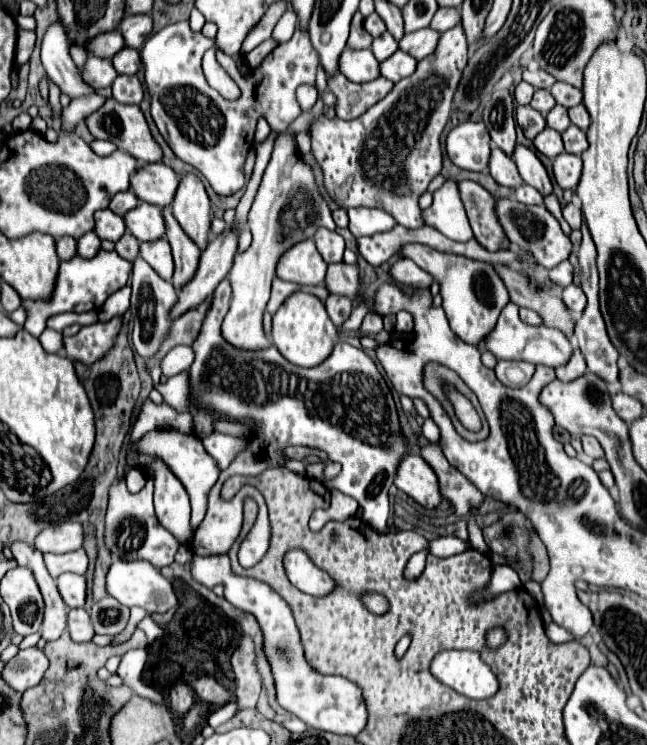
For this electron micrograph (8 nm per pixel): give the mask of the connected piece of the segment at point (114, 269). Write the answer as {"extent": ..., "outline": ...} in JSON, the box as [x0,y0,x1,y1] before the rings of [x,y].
{"extent":[23,250,131,336],"outline":[[[101,250],[95,258],[85,260],[81,256],[75,256],[67,262],[59,264],[59,274],[55,280],[55,288],[47,300],[23,300],[23,308],[27,312],[27,320],[23,328],[31,332],[33,336],[40,336],[47,328],[47,318],[61,314],[61,312],[87,312],[87,310],[99,310],[103,302],[123,288],[131,276],[131,262],[123,260],[117,252],[105,252]]]}

